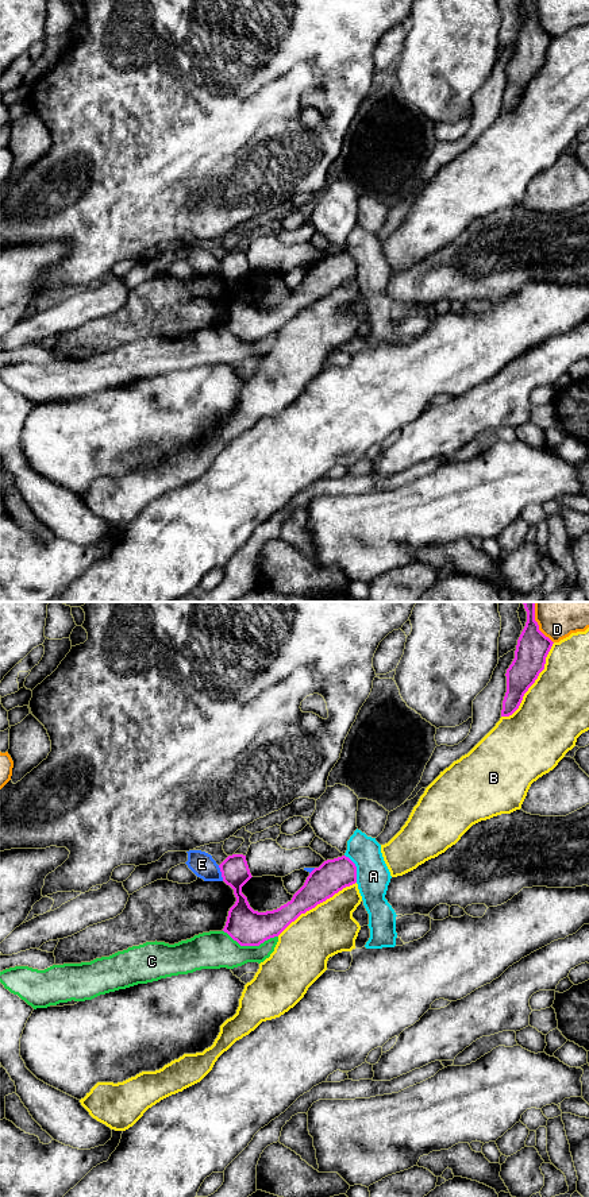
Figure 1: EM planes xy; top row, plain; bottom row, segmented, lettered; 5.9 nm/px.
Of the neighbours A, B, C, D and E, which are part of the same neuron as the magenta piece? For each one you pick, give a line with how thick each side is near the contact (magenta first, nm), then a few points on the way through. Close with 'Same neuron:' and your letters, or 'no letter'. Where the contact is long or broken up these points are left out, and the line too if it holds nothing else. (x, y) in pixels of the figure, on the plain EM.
Same neuron: no letter

